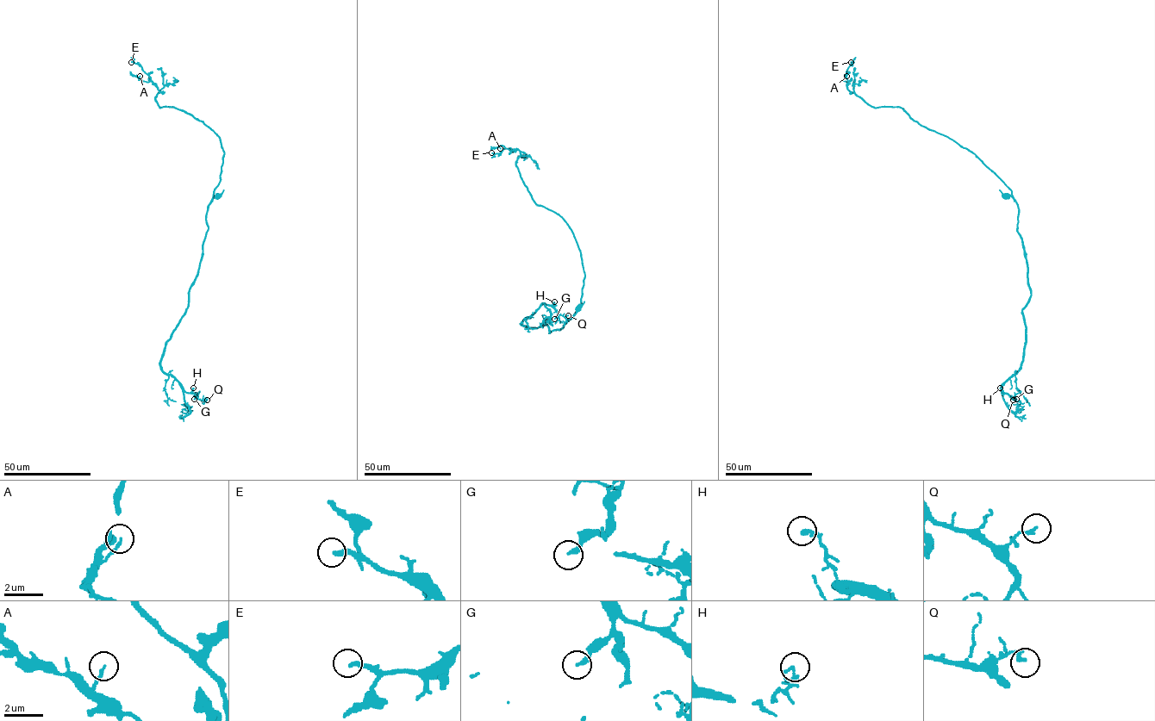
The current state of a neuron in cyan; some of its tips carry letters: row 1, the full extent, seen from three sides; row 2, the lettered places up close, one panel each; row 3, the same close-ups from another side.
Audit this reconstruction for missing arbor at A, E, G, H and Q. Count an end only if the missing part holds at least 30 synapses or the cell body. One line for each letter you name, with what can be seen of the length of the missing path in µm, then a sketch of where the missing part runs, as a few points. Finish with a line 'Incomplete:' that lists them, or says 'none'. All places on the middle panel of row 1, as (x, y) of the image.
E: 10 µm
Incomplete: E

